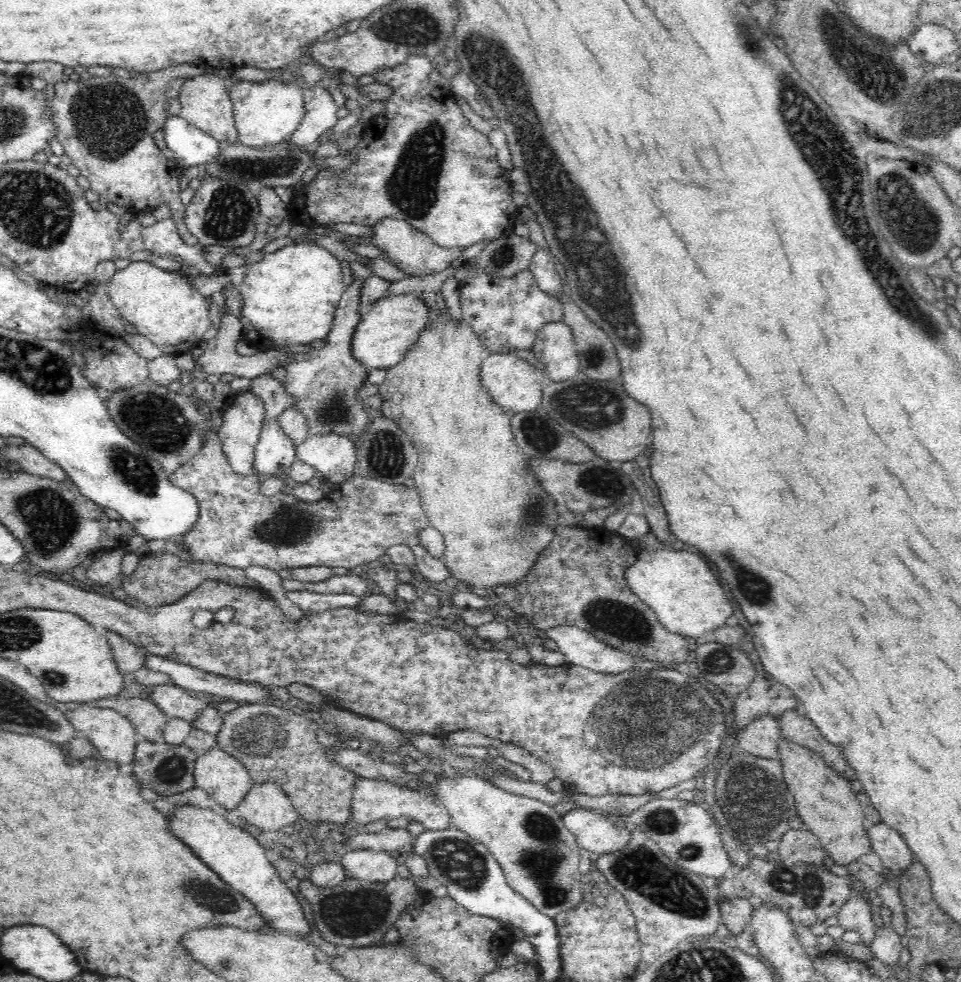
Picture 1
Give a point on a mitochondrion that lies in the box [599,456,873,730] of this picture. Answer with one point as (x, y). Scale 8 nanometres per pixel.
(761, 596)

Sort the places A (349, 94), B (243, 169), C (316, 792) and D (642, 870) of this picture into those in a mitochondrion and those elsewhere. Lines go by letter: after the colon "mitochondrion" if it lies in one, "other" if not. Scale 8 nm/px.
A: other
B: mitochondrion
C: other
D: mitochondrion

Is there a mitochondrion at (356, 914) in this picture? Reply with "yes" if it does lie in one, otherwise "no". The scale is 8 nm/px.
yes

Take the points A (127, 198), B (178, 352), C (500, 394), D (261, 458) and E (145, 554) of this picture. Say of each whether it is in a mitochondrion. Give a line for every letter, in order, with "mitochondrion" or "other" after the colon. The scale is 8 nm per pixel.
A: other
B: other
C: other
D: other
E: other

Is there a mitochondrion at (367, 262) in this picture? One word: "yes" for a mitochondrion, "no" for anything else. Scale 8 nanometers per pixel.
no

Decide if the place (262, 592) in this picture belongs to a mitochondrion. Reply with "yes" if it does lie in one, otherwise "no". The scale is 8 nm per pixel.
no

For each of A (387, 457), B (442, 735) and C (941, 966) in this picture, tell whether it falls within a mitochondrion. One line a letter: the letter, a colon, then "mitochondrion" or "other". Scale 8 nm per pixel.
A: mitochondrion
B: other
C: other

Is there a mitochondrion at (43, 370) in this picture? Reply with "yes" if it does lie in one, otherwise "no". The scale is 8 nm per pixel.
yes

